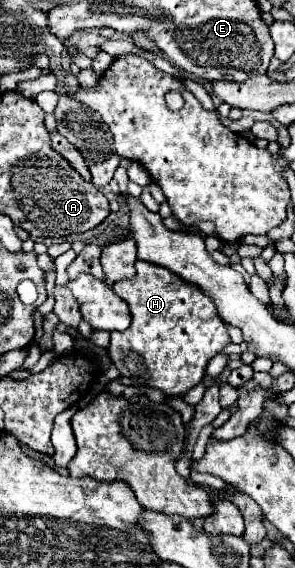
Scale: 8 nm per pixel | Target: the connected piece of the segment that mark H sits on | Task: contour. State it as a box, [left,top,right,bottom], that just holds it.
[110,260,230,396]

